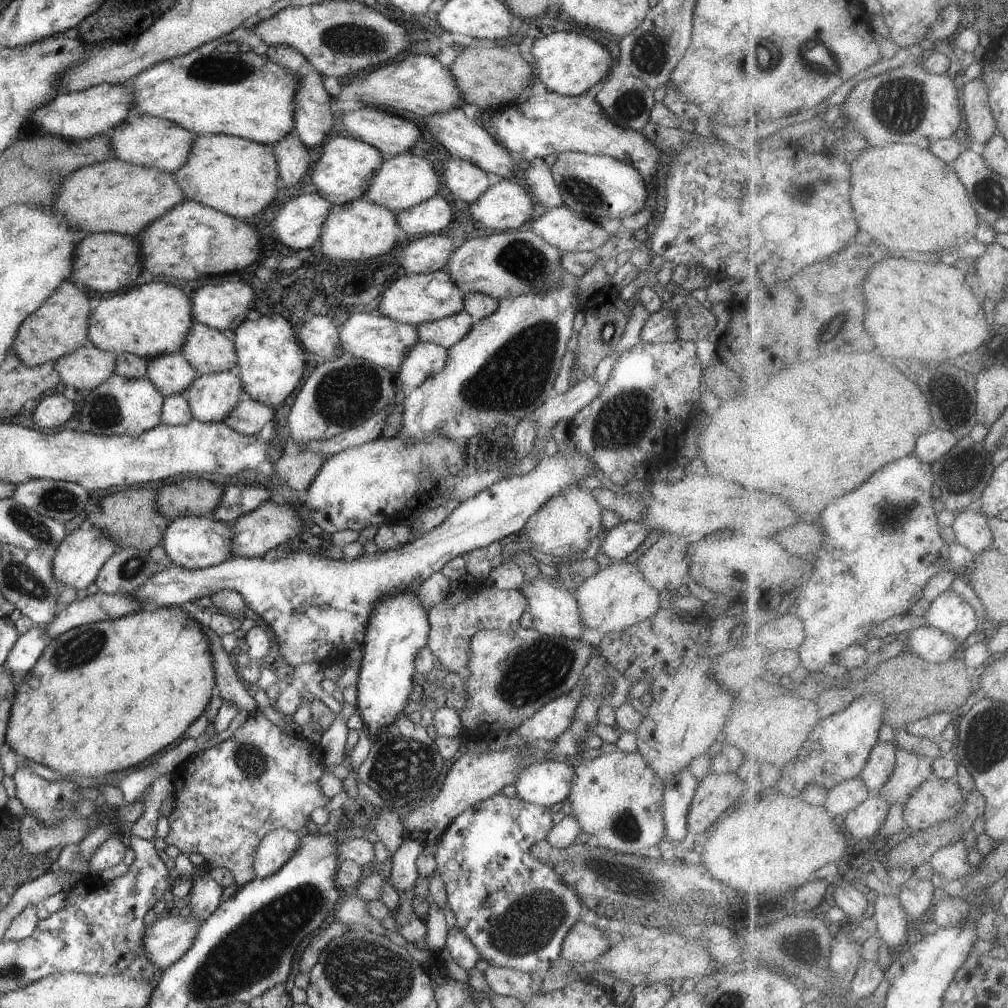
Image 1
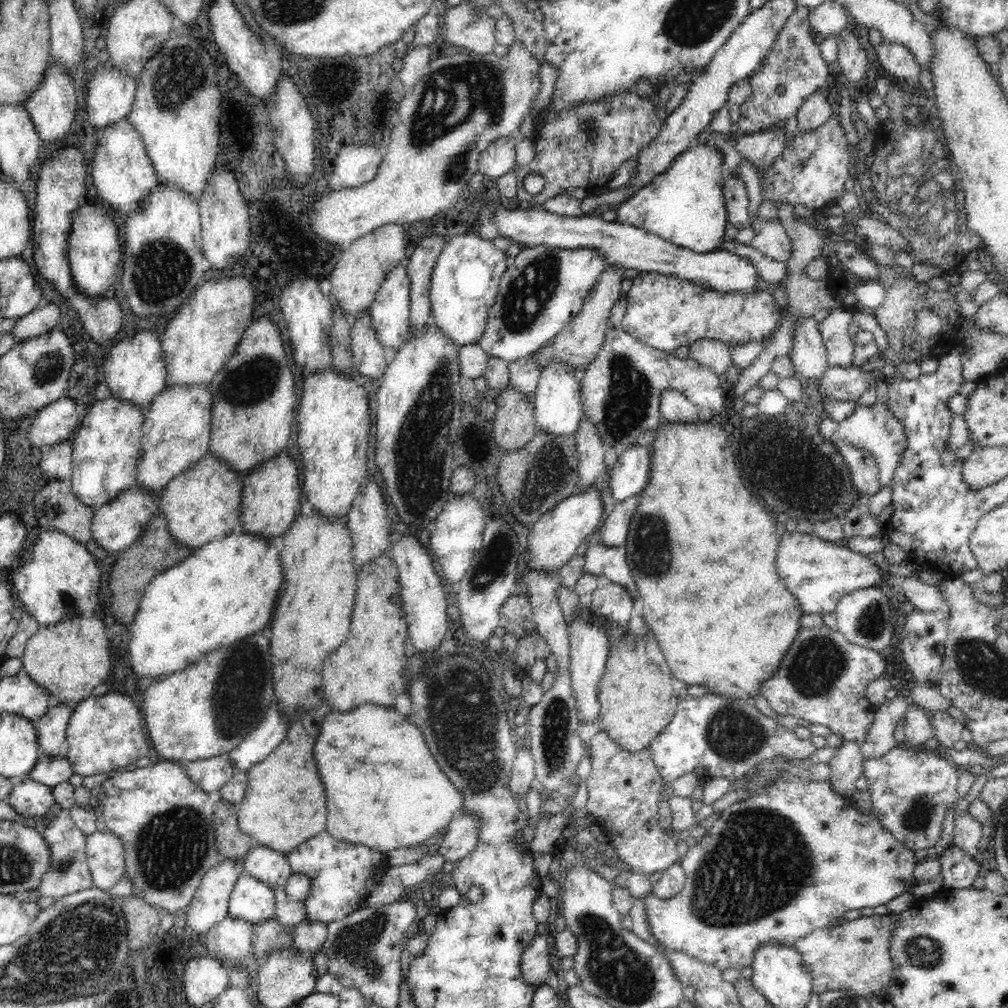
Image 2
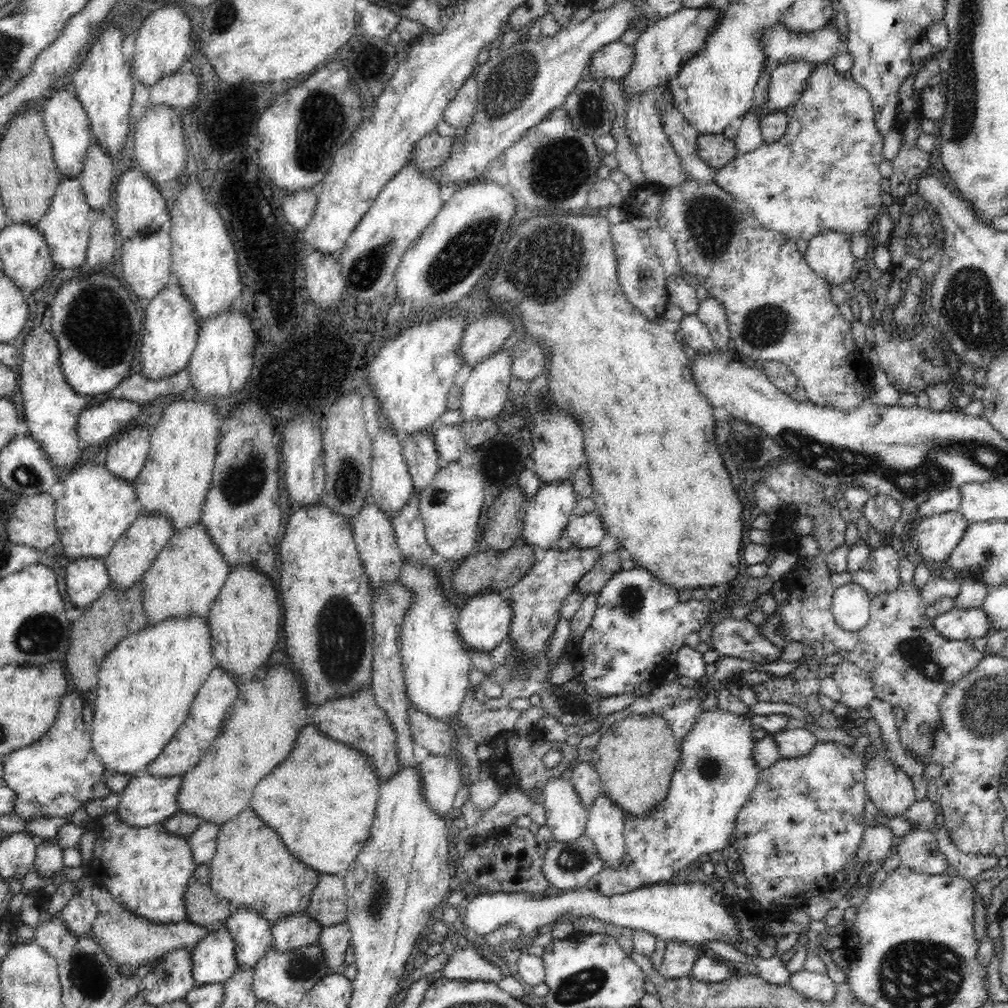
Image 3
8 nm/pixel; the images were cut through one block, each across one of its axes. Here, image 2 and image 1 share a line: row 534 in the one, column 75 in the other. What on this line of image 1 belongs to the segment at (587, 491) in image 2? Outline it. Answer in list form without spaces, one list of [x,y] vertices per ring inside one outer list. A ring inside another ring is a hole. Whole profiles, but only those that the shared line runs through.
[[[89,525],[70,531],[57,546],[55,557],[52,559],[53,573],[57,581],[66,583],[78,590],[87,588],[94,583],[103,564],[117,551],[119,546],[110,538],[104,529]]]

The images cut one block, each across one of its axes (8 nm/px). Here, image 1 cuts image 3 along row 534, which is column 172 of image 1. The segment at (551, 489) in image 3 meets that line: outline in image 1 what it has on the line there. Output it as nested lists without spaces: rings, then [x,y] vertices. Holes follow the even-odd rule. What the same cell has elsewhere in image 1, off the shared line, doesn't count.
[[[182,517],[172,520],[161,544],[174,565],[187,569],[205,569],[226,562],[233,556],[233,526],[214,517]]]

